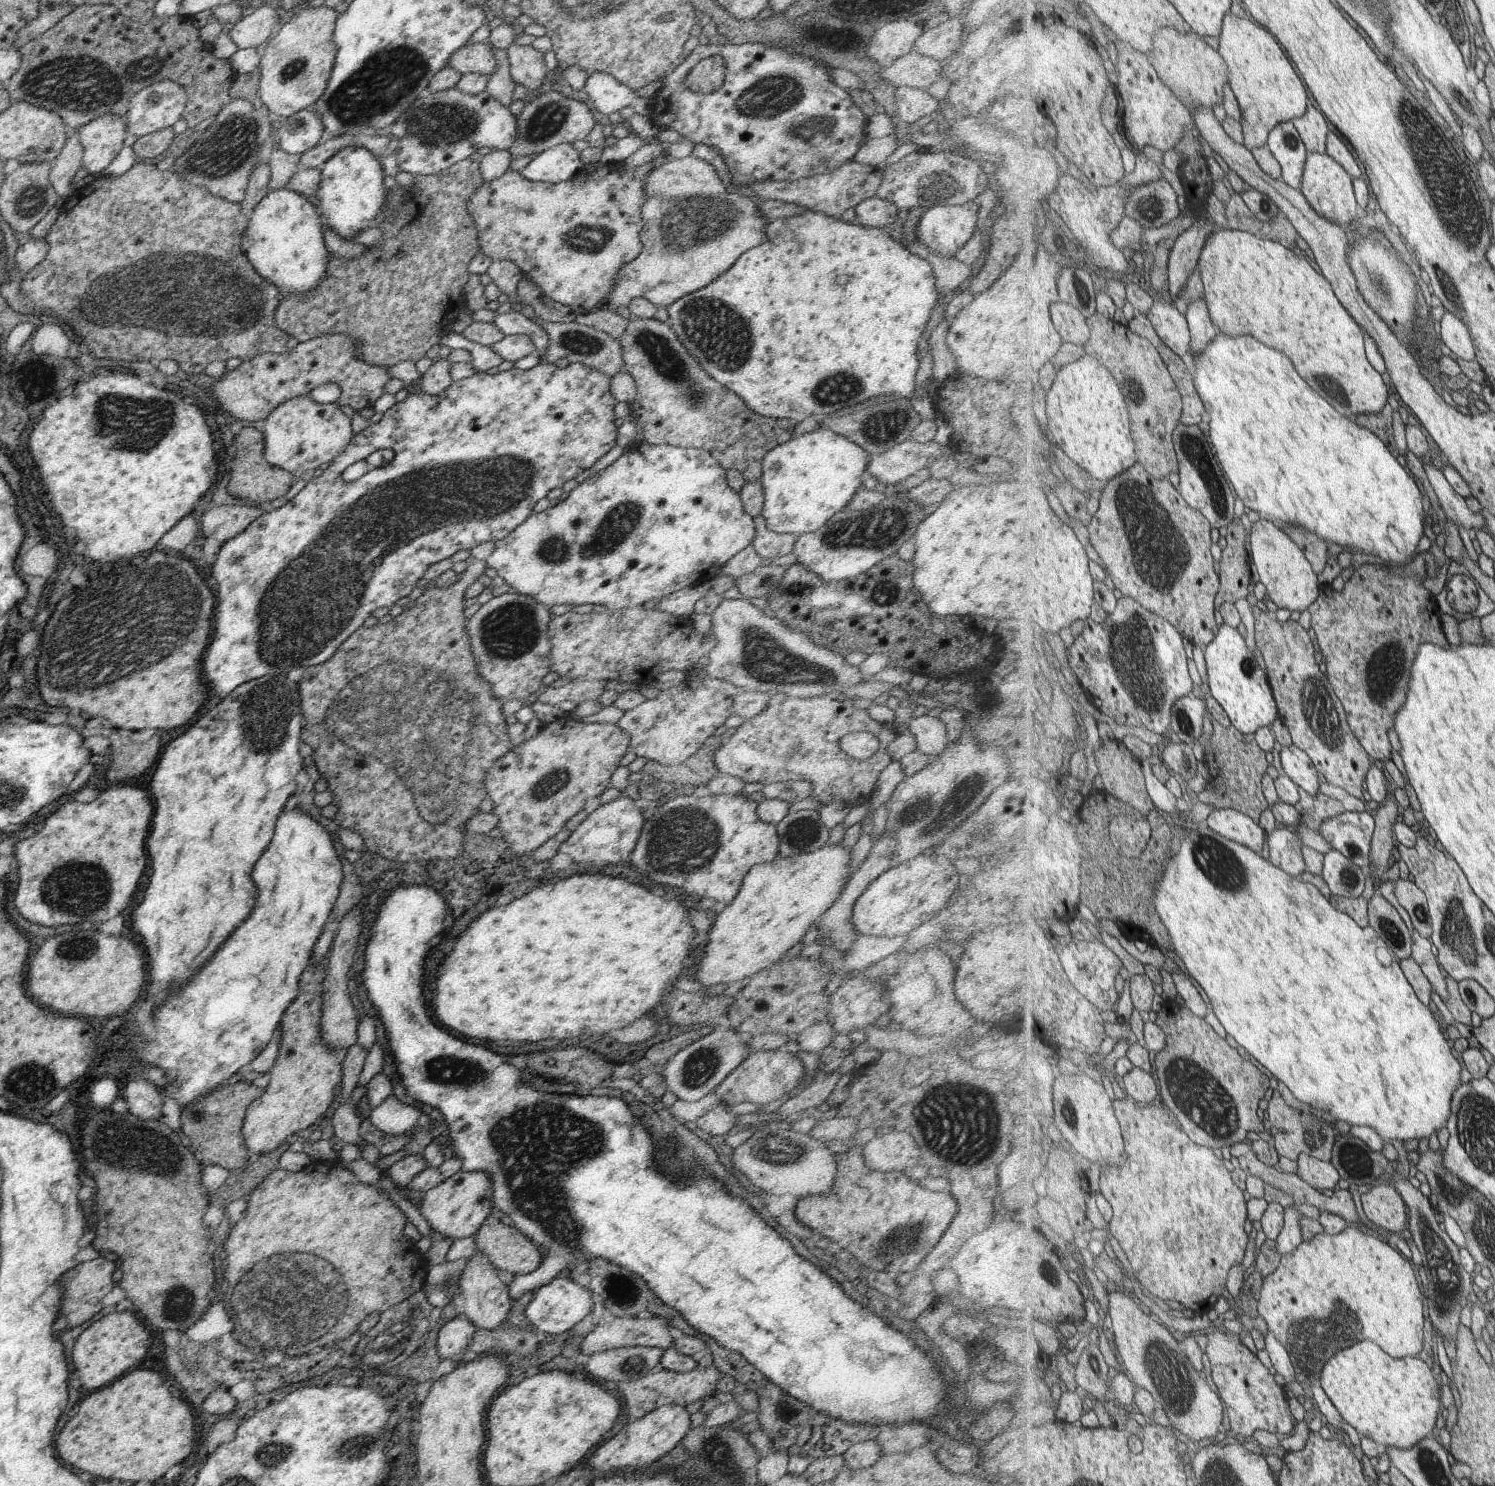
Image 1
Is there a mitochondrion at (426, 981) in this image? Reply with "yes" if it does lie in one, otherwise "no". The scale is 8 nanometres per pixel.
no

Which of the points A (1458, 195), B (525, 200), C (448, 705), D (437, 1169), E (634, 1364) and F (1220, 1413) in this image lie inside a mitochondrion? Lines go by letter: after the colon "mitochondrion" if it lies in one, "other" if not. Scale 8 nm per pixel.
A: mitochondrion
B: other
C: mitochondrion
D: other
E: mitochondrion
F: other

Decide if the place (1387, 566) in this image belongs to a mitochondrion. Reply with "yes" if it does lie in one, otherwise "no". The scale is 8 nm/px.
no

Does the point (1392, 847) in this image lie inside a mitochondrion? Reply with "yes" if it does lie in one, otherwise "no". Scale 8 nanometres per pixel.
no

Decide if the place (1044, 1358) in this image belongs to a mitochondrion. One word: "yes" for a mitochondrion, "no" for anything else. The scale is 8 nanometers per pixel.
no

